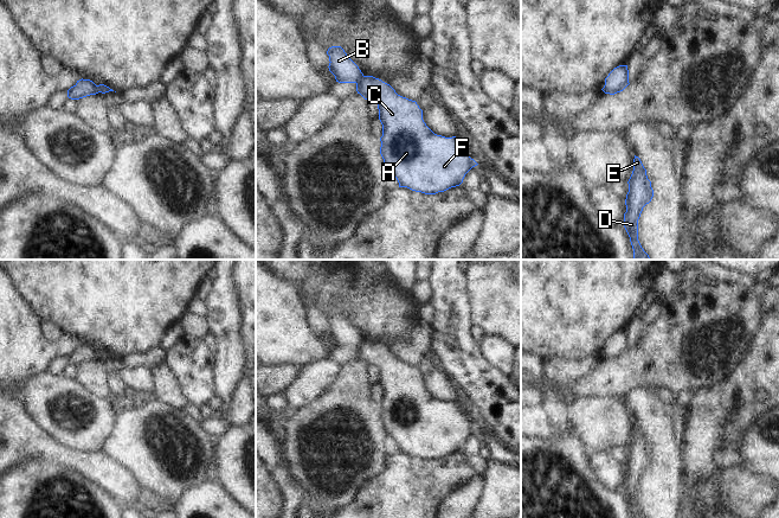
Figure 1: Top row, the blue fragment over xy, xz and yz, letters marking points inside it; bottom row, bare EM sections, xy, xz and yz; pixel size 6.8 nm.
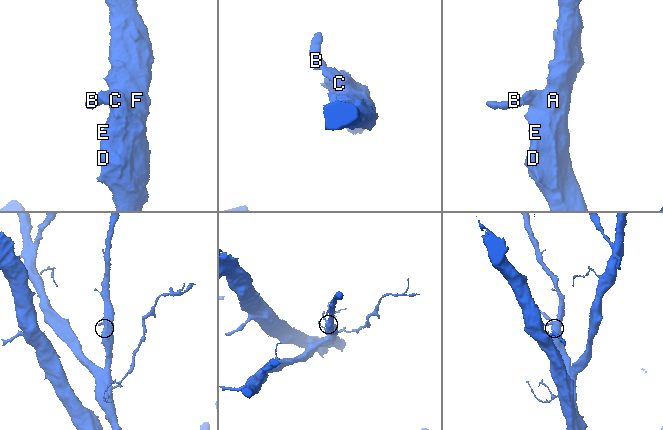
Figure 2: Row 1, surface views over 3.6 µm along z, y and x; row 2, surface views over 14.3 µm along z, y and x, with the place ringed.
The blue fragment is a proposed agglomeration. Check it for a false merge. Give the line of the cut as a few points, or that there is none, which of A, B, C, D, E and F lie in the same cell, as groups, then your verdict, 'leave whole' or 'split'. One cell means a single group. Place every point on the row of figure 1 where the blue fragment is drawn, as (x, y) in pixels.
xz (364, 76), (356, 83) | A C D E F / B | split

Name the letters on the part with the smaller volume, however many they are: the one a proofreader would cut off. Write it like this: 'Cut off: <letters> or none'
Cut off: B

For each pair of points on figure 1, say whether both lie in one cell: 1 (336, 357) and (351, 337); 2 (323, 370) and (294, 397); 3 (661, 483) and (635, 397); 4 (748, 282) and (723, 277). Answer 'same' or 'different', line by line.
1: same
2: same
3: same
4: same

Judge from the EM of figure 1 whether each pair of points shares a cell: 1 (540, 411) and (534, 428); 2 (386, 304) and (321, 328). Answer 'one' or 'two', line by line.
1: one
2: two

